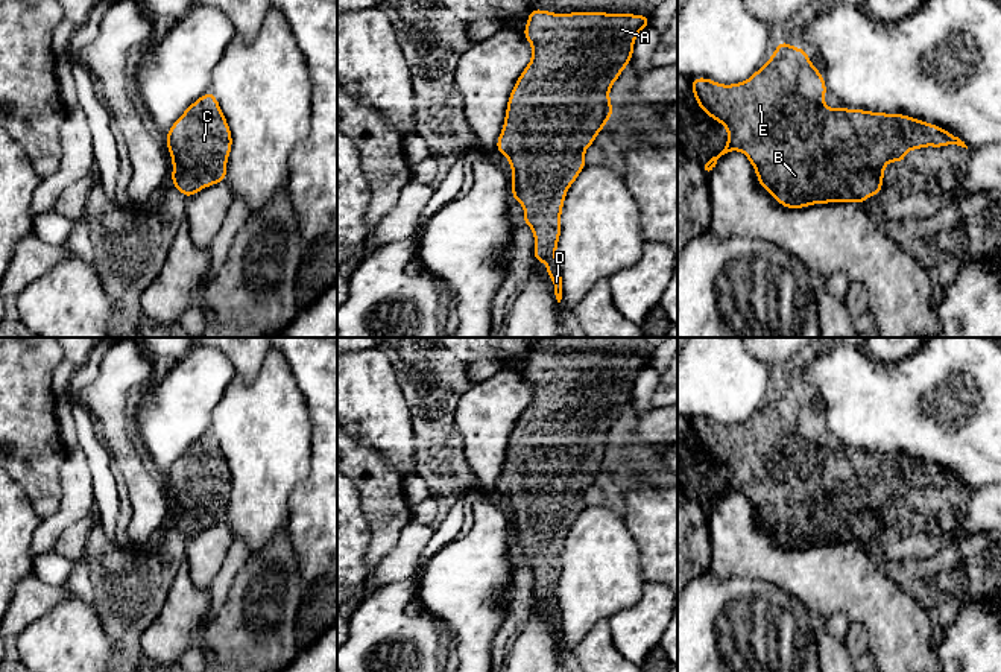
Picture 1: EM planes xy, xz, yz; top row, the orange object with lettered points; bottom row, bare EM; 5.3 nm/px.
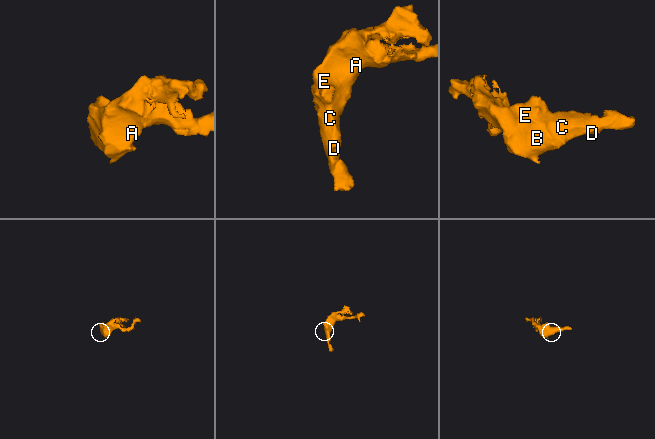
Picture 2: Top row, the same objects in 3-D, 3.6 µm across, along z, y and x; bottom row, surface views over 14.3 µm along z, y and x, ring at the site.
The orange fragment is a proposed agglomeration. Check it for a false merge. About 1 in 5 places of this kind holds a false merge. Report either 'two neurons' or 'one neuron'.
one neuron

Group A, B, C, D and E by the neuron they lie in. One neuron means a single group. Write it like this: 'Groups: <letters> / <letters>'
Groups: A B C D E

